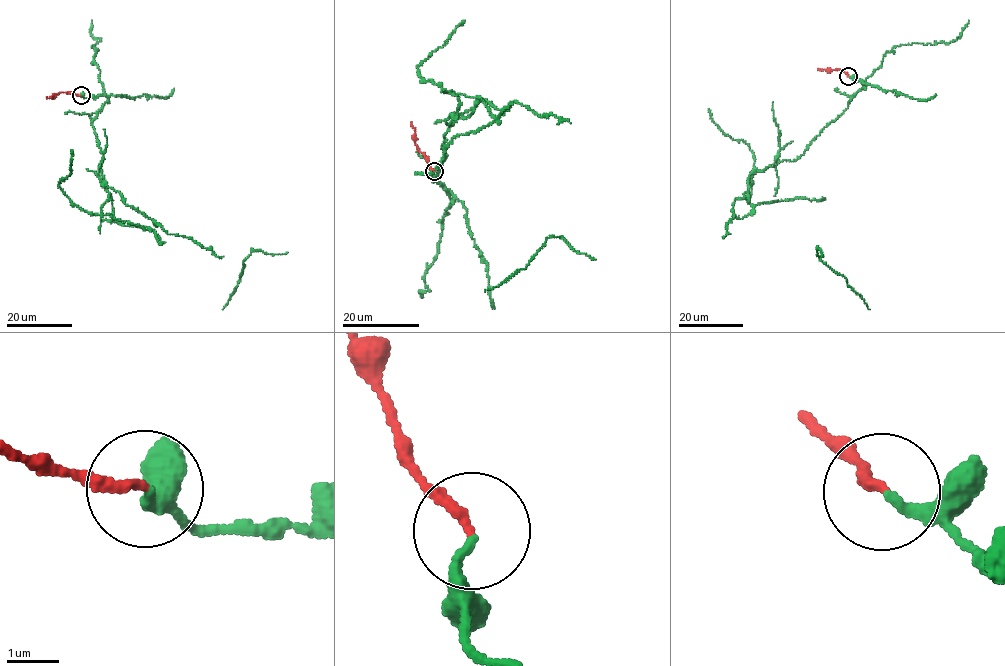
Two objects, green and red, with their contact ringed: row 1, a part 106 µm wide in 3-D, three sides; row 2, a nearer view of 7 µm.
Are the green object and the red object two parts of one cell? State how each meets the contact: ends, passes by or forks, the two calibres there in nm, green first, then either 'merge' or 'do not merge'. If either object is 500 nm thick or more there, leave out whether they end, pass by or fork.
green ends there; red ends there; 220 nm thick on the green side, 200 nm on the other; do not merge

